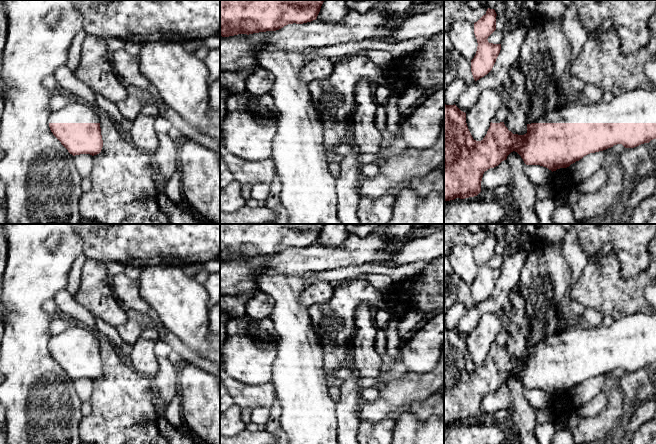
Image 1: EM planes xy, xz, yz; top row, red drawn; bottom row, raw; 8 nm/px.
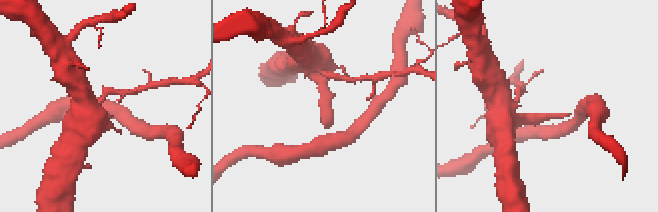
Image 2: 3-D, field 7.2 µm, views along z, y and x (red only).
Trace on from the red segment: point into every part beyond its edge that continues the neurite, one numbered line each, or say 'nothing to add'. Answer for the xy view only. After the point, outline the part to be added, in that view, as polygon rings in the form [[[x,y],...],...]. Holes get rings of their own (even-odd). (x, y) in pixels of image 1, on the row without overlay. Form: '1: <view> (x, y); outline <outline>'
1: xy (75, 336); outline [[[73,325],[50,338],[48,347],[100,347],[100,335],[81,326]]]

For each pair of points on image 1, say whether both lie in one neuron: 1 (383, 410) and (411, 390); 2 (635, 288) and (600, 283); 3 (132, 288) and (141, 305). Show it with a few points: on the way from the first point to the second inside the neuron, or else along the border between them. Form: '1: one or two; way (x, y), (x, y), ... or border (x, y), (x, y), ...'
1: one; way (390, 403), (404, 390)
2: one; way (626, 288), (609, 288)
3: one; way (132, 292), (132, 296), (137, 301)

